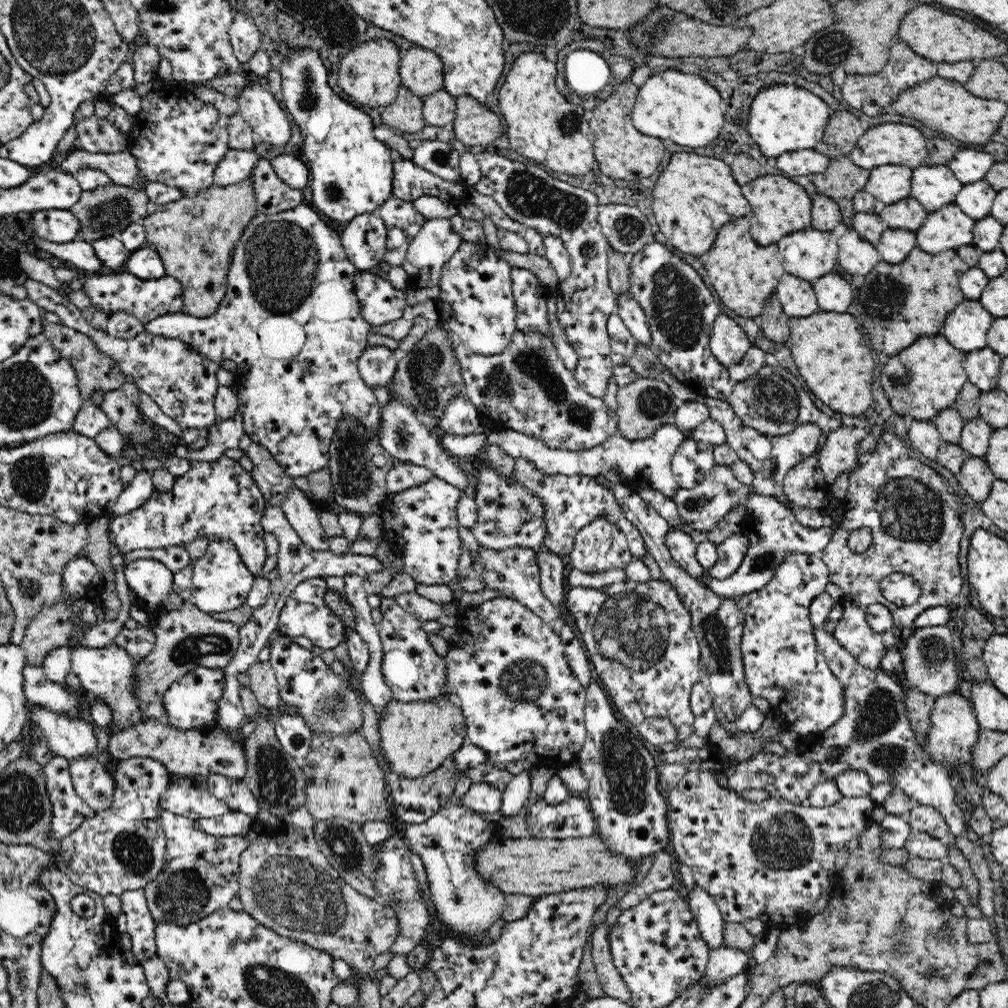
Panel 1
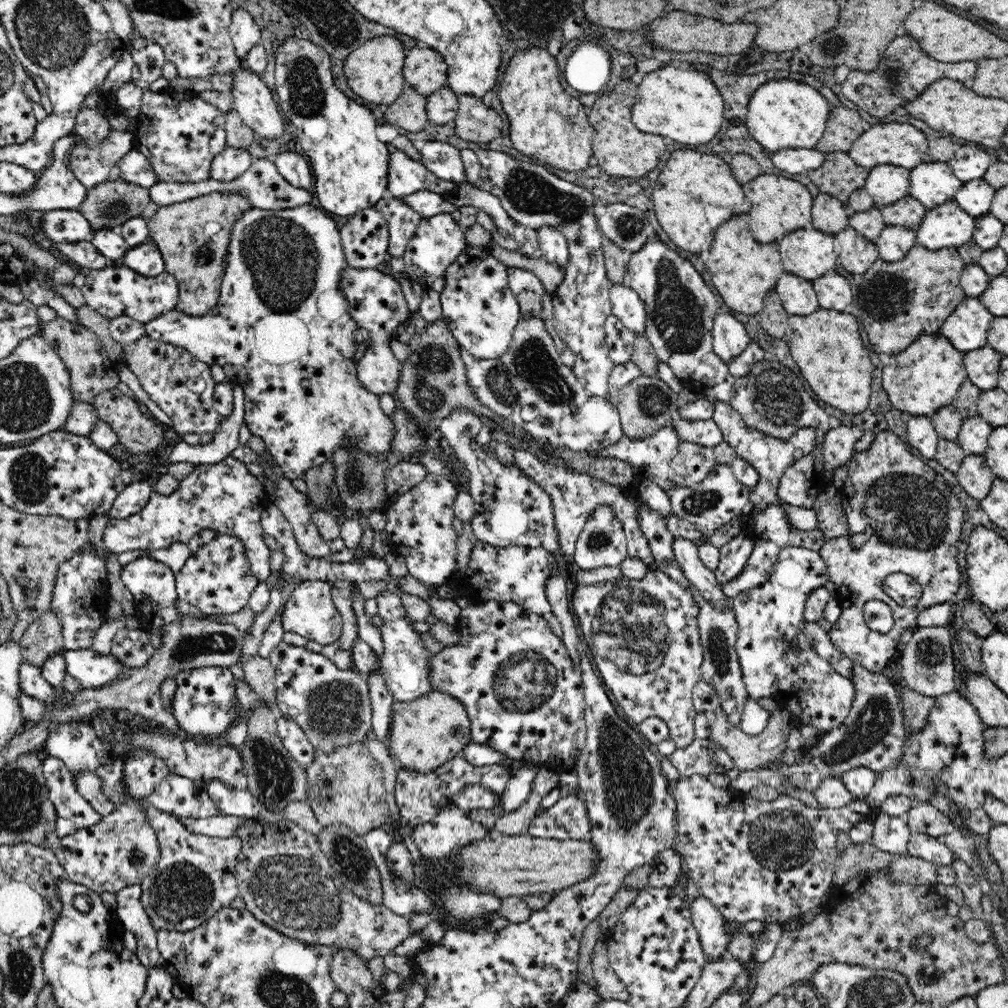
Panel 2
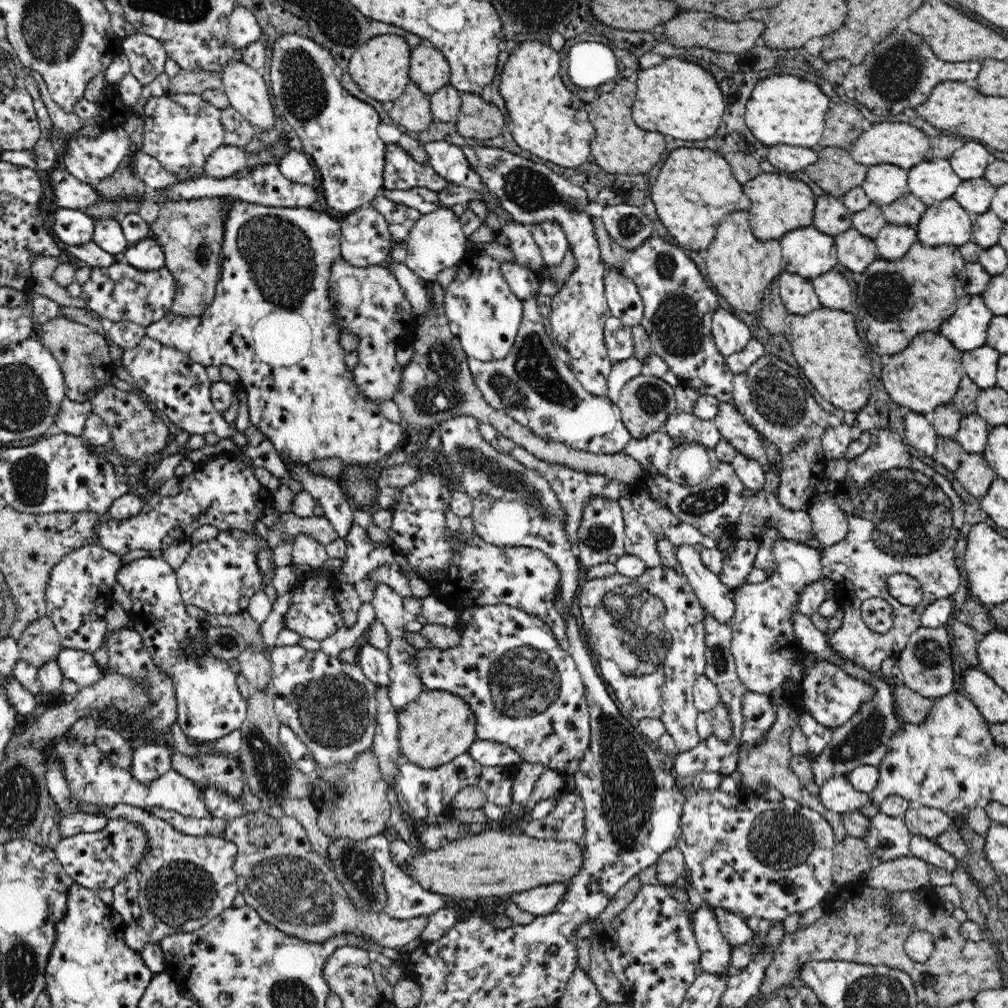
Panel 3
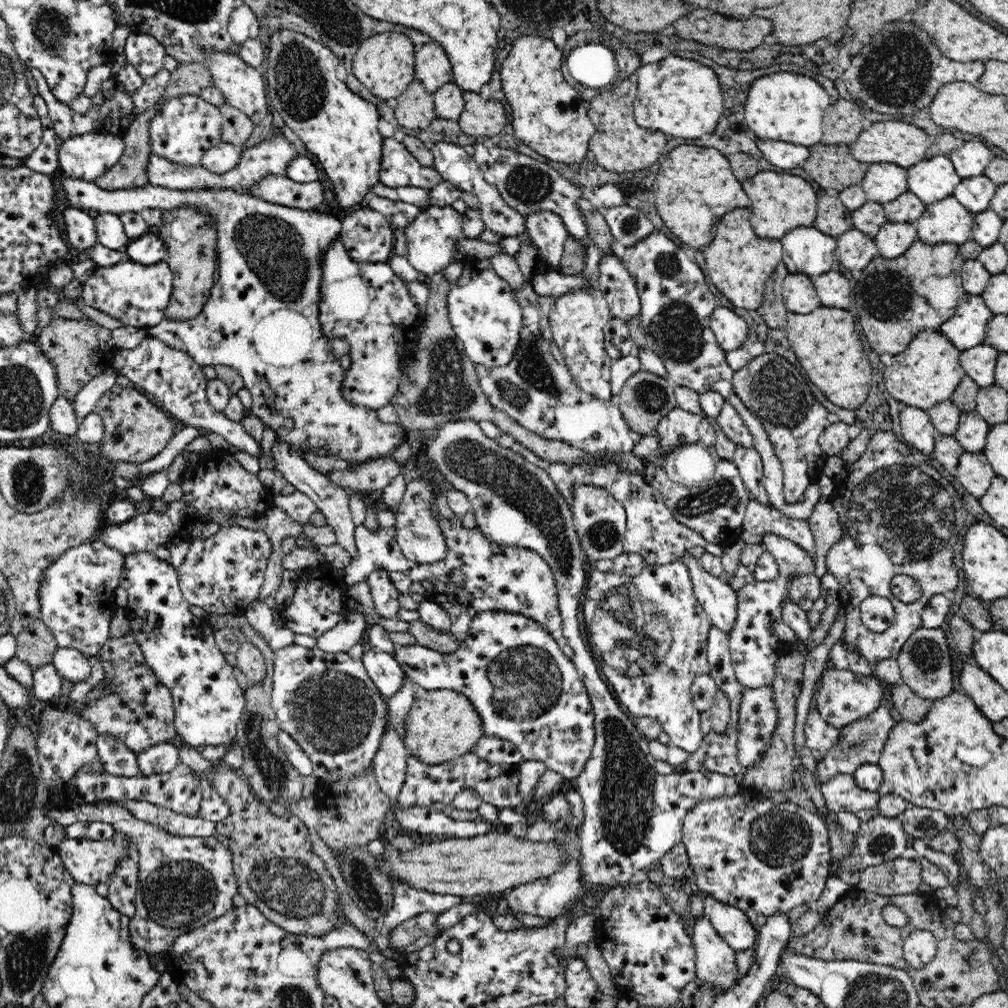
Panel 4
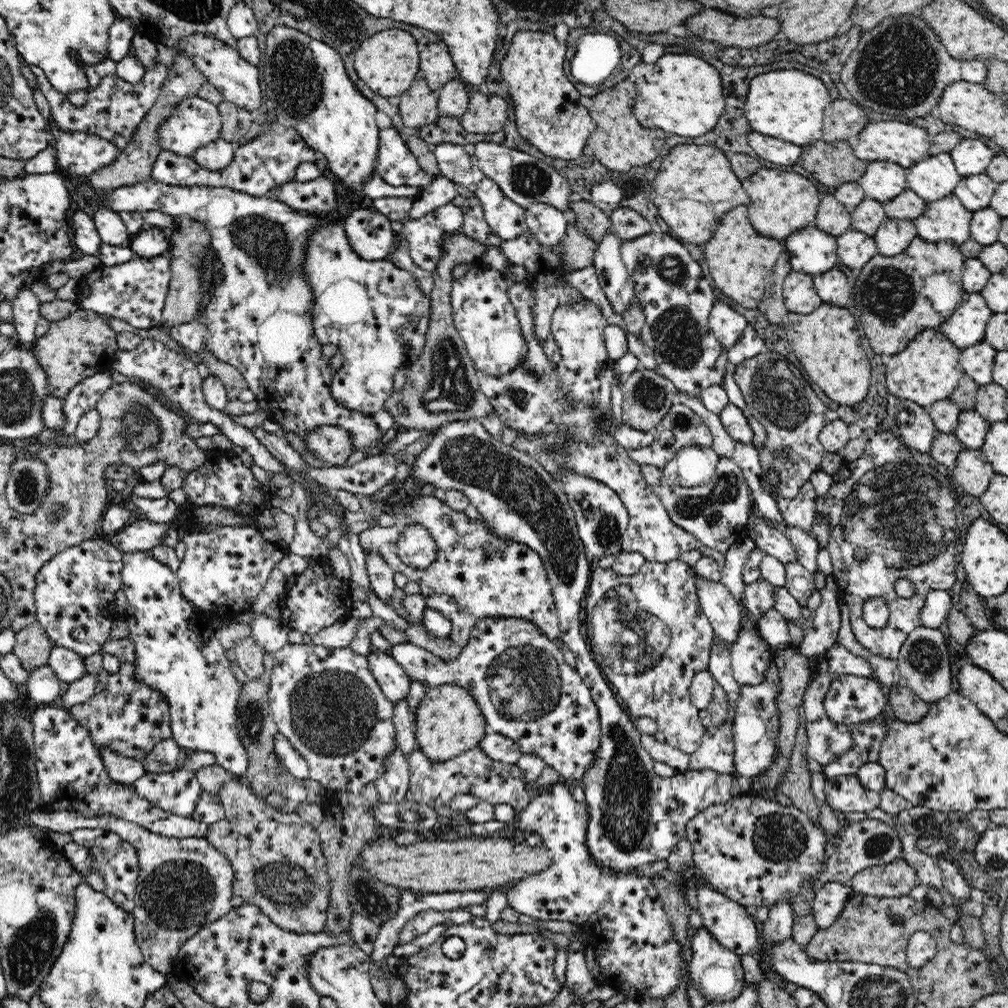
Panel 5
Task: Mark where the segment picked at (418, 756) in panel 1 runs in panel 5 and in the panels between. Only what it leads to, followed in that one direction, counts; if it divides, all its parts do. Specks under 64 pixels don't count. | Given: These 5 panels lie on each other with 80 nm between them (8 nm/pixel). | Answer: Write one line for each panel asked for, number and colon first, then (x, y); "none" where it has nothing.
2: (425, 733)
3: (434, 729)
4: (441, 725)
5: (448, 722)

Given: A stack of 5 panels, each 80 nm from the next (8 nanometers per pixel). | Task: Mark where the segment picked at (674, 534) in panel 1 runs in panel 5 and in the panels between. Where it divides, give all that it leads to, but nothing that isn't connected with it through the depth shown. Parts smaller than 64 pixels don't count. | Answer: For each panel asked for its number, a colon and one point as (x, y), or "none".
2: (686, 552)
3: (717, 599)
4: (719, 600)
5: (722, 608)

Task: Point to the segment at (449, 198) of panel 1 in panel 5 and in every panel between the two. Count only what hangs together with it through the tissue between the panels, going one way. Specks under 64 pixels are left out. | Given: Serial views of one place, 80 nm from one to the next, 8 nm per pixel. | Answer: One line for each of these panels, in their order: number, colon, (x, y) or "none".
2: (406, 176)
3: (402, 172)
4: (400, 168)
5: (395, 164)

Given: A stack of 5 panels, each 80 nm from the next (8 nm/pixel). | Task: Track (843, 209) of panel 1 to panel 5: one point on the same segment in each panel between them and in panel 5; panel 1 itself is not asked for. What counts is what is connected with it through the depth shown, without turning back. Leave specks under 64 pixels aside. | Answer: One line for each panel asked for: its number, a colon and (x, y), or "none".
2: (839, 176)
3: (835, 171)
4: (833, 166)
5: (833, 164)

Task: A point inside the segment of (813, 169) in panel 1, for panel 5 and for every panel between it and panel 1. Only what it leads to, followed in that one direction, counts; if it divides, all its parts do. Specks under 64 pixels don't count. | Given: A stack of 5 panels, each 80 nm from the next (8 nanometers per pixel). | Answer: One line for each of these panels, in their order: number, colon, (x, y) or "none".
2: (794, 161)
3: (791, 158)
4: (786, 155)
5: (775, 150)

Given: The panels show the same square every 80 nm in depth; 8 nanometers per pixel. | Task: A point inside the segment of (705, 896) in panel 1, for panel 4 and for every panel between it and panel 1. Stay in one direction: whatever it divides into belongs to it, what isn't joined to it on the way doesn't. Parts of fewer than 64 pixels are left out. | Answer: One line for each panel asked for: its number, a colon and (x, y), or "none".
2: (712, 929)
3: (715, 955)
4: (715, 959)

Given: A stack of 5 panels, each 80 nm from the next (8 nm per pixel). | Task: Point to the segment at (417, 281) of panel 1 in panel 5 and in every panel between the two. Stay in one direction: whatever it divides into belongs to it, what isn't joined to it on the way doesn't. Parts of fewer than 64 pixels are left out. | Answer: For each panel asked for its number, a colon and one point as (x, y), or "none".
2: (438, 240)
3: (437, 241)
4: (432, 237)
5: (425, 236)

